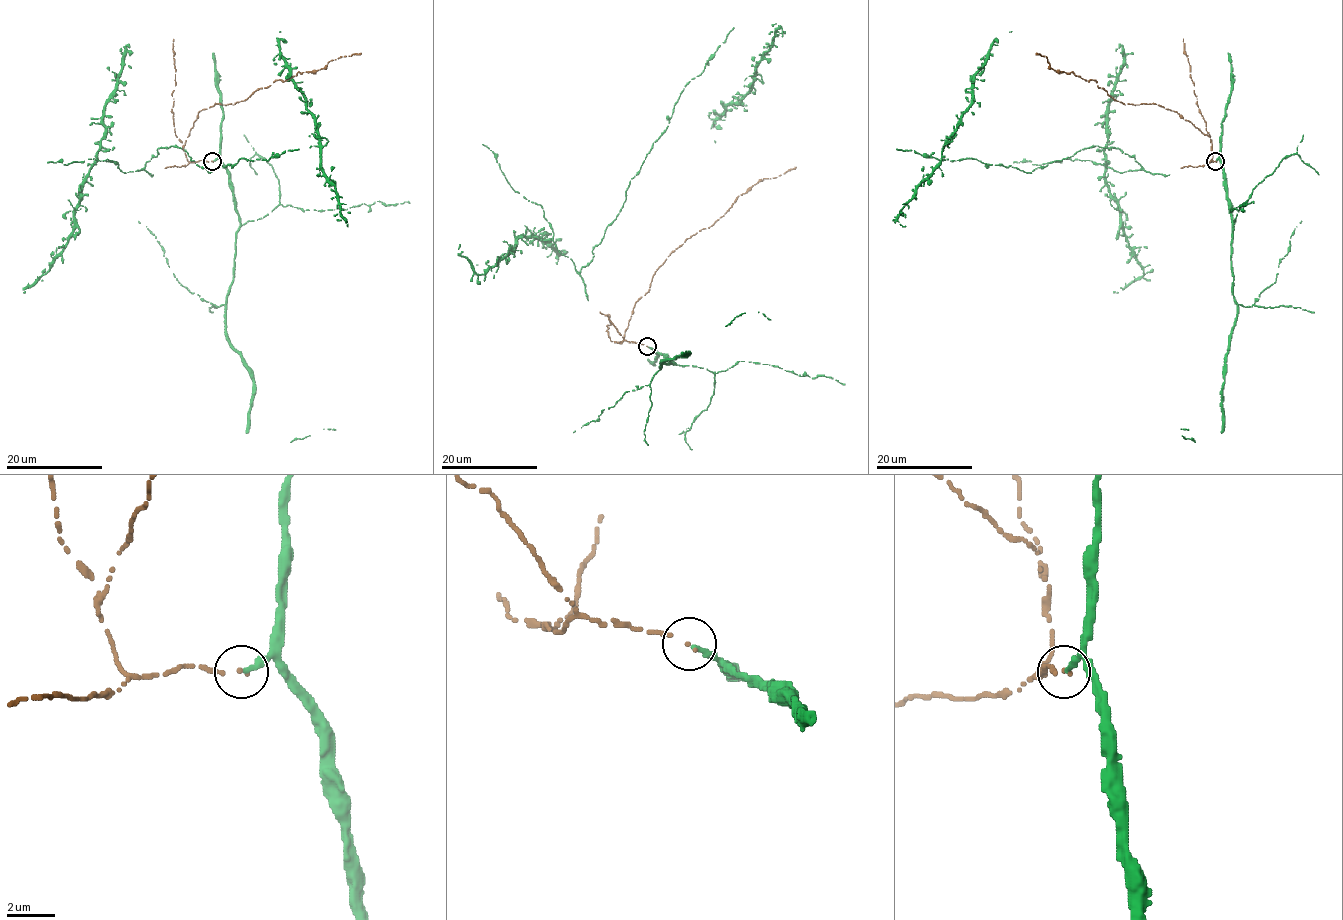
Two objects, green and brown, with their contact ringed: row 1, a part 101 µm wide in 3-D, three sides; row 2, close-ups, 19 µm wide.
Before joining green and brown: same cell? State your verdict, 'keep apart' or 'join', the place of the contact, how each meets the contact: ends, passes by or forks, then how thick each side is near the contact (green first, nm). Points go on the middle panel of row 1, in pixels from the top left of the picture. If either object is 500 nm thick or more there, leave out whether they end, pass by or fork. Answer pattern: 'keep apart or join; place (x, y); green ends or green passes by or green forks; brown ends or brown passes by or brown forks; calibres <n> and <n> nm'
join; place (647, 346); green ends; brown ends; calibres 280 and 150 nm

